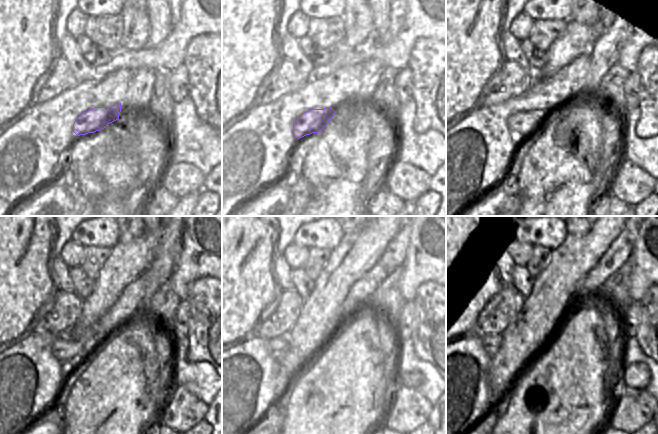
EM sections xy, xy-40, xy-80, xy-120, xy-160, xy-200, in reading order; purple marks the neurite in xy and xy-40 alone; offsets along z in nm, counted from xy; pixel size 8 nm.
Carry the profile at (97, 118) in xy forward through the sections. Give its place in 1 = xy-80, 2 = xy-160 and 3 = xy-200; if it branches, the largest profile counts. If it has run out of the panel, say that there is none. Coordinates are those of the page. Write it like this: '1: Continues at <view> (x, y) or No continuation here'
1: Continues at xy-80 (524, 123)
2: Continues at xy-160 (278, 346)
3: Continues at xy-200 (491, 343)

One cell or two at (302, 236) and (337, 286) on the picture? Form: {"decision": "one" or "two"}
{"decision": "two"}

